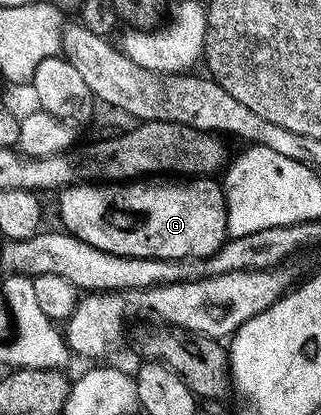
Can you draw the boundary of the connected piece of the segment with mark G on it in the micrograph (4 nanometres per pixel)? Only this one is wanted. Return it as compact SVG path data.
M130 178L125 182L75 182L66 185L57 193L58 216L62 219L61 227L70 235L88 242L88 246L96 246L96 250L104 250L108 254L127 256L128 258L152 258L153 260L184 260L211 256L221 244L225 244L226 235L226 193L221 183L214 178Z

